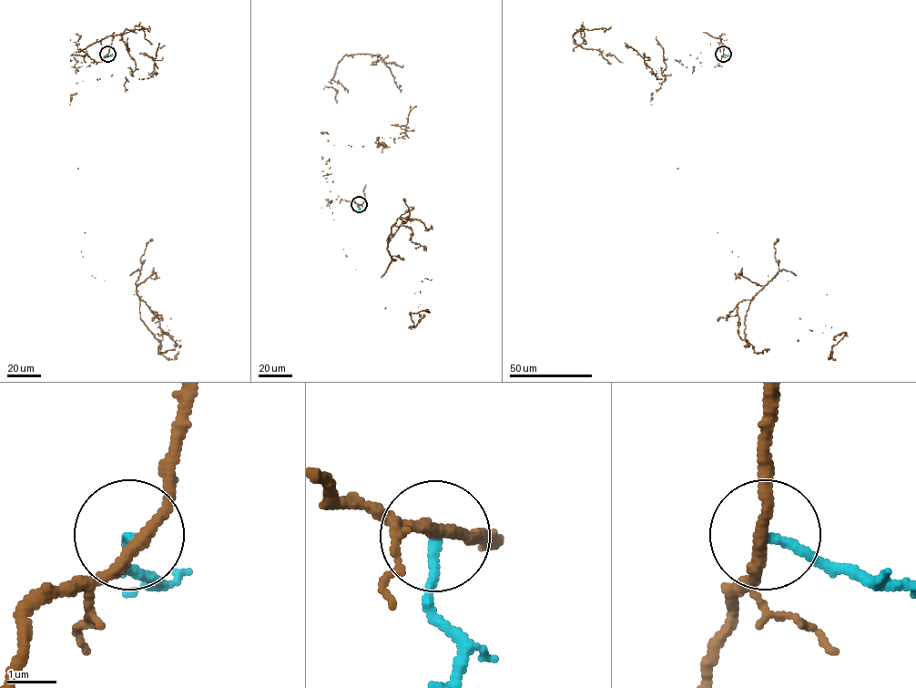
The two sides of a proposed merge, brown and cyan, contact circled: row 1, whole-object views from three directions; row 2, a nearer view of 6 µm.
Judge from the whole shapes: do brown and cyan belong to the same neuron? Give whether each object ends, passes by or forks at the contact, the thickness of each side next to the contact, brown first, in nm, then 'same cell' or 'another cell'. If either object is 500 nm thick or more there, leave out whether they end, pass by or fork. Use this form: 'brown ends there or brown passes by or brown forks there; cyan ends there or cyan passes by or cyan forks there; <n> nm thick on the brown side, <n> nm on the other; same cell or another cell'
brown passes by; cyan ends there; 240 nm thick on the brown side, 190 nm on the other; another cell

